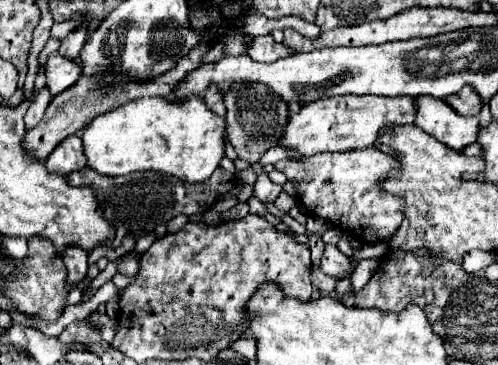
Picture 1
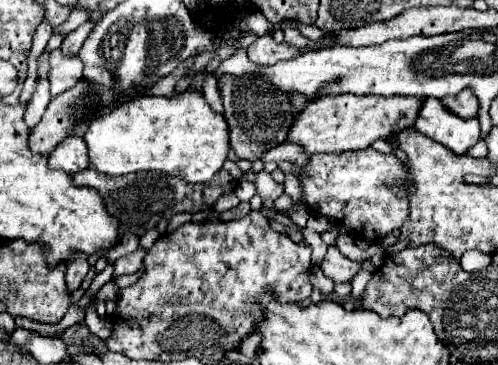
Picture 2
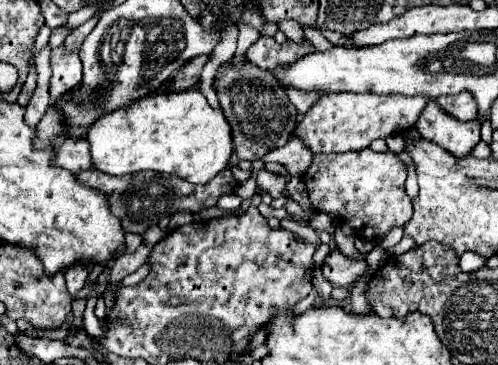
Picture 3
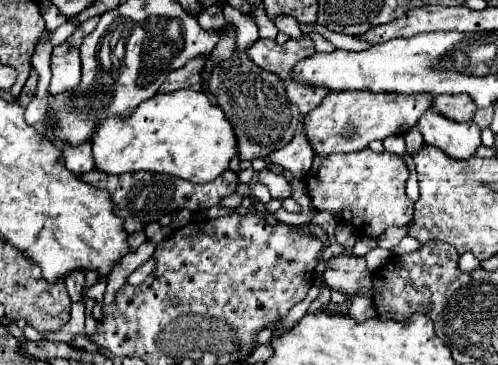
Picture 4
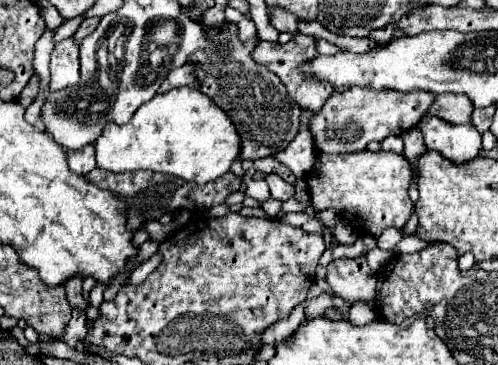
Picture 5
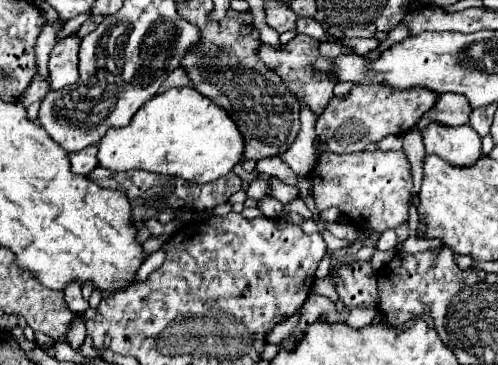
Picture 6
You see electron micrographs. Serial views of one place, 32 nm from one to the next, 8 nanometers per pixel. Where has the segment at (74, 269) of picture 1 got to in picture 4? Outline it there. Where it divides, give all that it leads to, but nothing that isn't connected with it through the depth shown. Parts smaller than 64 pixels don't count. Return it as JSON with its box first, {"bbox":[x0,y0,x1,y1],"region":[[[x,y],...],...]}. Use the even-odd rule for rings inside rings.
{"bbox":[64,272,84,302],"region":[[[72,272],[64,280],[68,296],[72,302],[82,302],[82,290],[84,290],[84,272]]]}

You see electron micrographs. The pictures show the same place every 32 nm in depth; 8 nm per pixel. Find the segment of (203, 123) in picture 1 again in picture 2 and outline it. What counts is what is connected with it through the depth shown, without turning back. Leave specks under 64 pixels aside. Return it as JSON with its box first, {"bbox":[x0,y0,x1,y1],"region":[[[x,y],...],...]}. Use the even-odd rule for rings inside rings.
{"bbox":[84,90,230,184],"region":[[[196,90],[174,94],[172,98],[166,98],[166,96],[132,98],[130,102],[118,106],[116,110],[94,118],[88,124],[84,140],[88,144],[90,166],[102,174],[120,176],[120,174],[130,174],[130,172],[140,172],[140,170],[158,170],[172,176],[180,176],[182,180],[190,184],[204,184],[212,180],[212,176],[222,170],[228,158],[228,150],[230,150],[228,124],[224,116],[214,112],[206,104],[204,96]]]}

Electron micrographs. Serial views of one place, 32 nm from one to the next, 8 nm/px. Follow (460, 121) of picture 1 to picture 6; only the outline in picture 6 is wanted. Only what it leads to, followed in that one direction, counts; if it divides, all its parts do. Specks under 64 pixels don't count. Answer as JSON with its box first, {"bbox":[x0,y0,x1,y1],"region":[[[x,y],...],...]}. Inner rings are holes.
{"bbox":[424,124,482,168],"region":[[[430,124],[424,132],[424,146],[426,156],[436,154],[448,164],[466,168],[482,158],[482,140],[472,126],[458,126],[458,128],[444,128],[440,124]]]}

